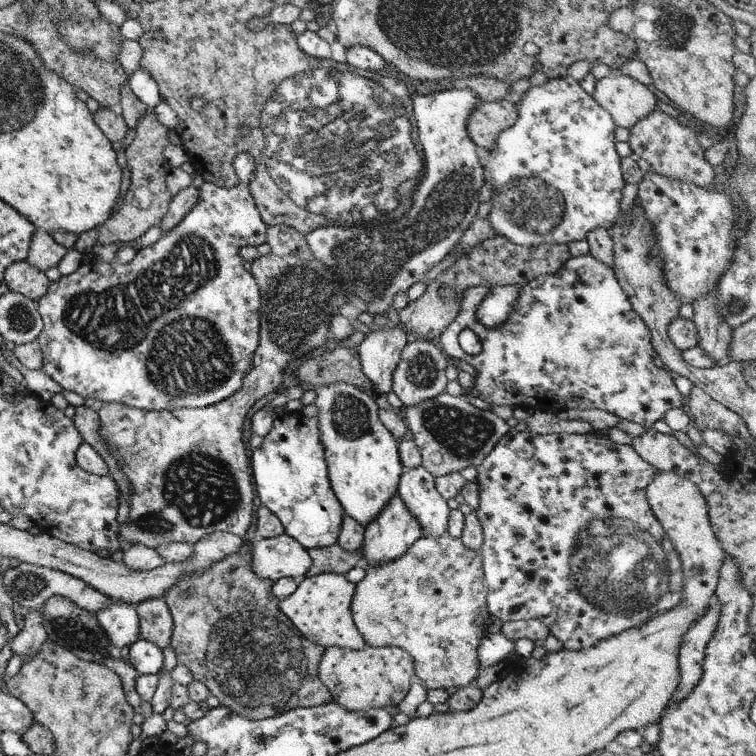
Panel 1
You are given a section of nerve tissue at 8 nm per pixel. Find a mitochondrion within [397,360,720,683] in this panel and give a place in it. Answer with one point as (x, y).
(638, 579)

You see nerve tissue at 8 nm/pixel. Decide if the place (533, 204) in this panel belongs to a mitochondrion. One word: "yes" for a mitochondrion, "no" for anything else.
yes

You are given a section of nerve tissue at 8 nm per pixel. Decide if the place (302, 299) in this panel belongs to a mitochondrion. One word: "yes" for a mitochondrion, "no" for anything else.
yes

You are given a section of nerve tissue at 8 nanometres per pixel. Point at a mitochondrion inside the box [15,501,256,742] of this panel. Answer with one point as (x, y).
(73, 632)

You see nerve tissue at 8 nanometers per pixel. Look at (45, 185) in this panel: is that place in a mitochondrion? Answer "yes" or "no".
no

